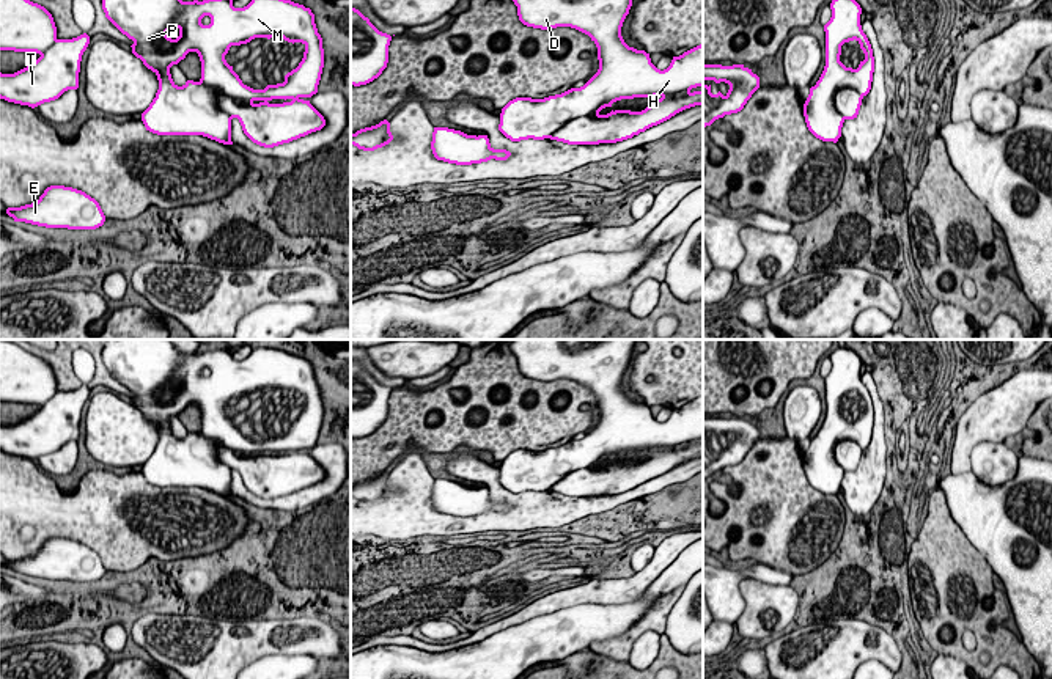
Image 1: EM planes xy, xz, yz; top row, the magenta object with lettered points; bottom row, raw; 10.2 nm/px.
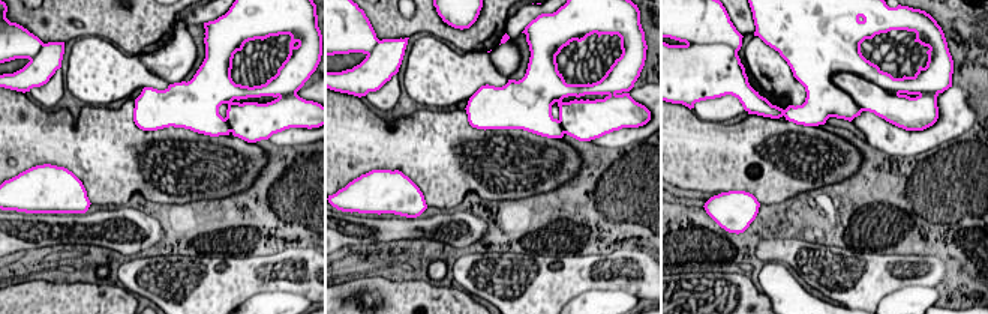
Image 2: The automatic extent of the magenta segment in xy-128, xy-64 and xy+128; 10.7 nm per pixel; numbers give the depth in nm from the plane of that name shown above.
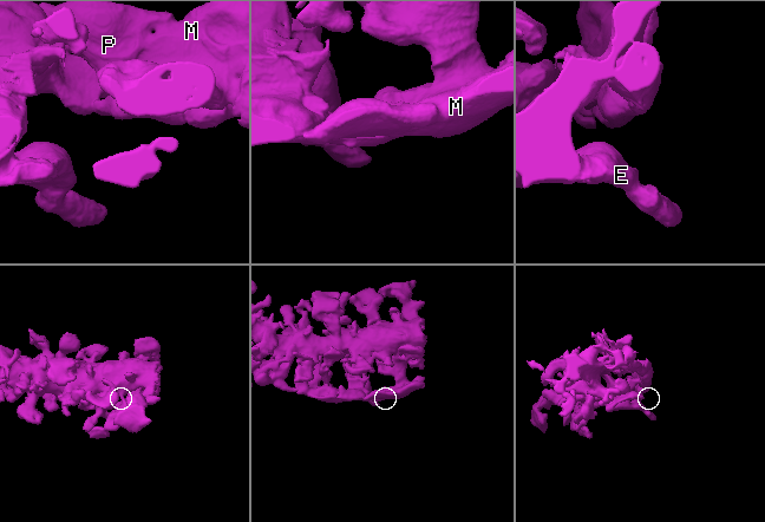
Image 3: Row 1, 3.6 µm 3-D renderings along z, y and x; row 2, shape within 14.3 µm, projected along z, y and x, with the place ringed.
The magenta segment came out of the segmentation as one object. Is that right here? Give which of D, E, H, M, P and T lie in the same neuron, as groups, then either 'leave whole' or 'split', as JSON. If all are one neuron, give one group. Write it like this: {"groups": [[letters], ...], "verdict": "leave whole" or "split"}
{"groups": [["D", "E", "H", "M", "P"], ["T"]], "verdict": "split"}

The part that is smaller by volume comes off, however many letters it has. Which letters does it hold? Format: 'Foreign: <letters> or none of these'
Foreign: T

